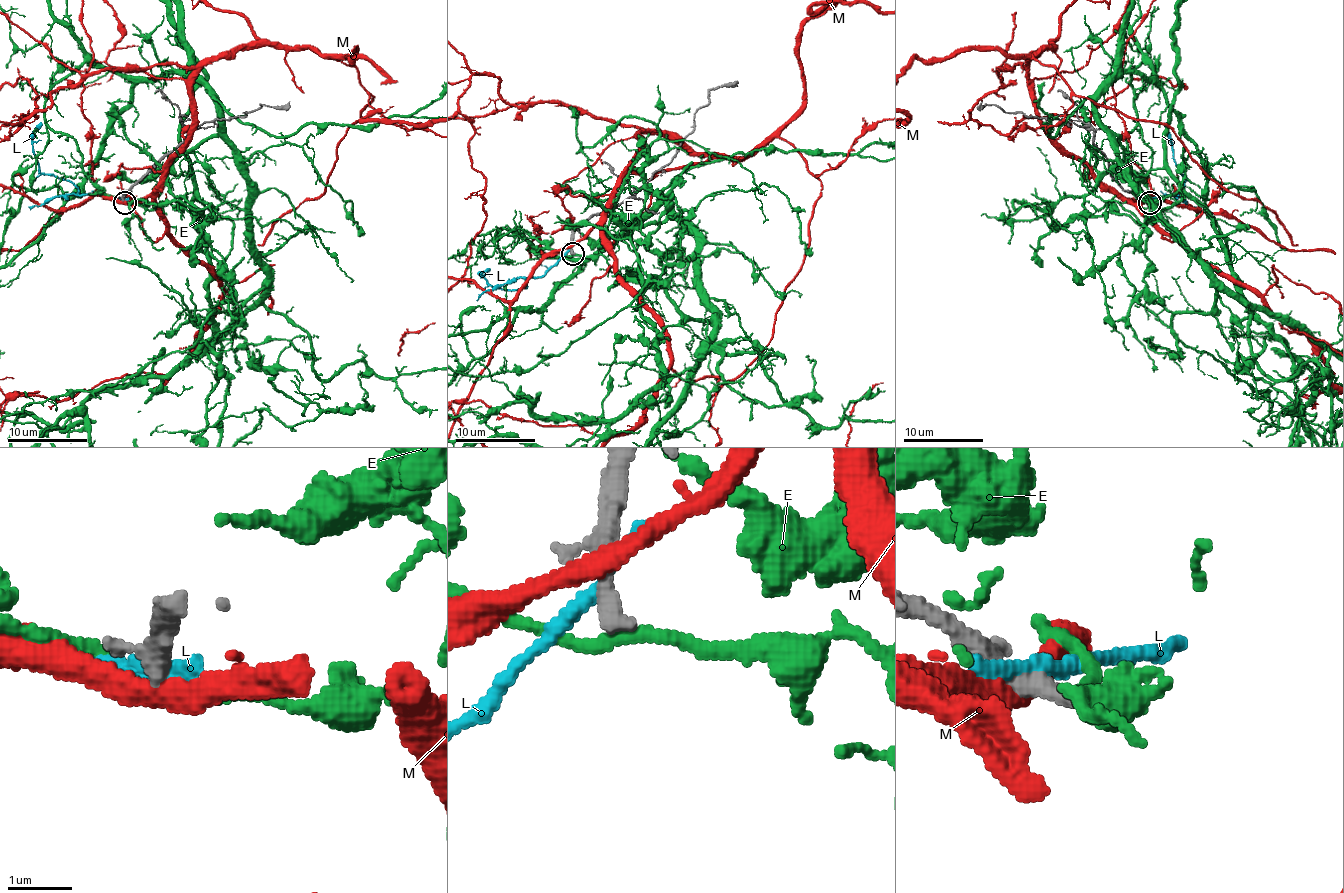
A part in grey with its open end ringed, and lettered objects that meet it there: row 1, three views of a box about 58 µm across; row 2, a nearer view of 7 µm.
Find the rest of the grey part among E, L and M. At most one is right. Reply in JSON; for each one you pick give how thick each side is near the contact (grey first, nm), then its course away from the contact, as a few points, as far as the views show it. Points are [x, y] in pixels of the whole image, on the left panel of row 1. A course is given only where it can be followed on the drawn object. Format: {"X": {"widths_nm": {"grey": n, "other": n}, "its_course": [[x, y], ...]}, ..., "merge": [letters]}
{"merge": []}

